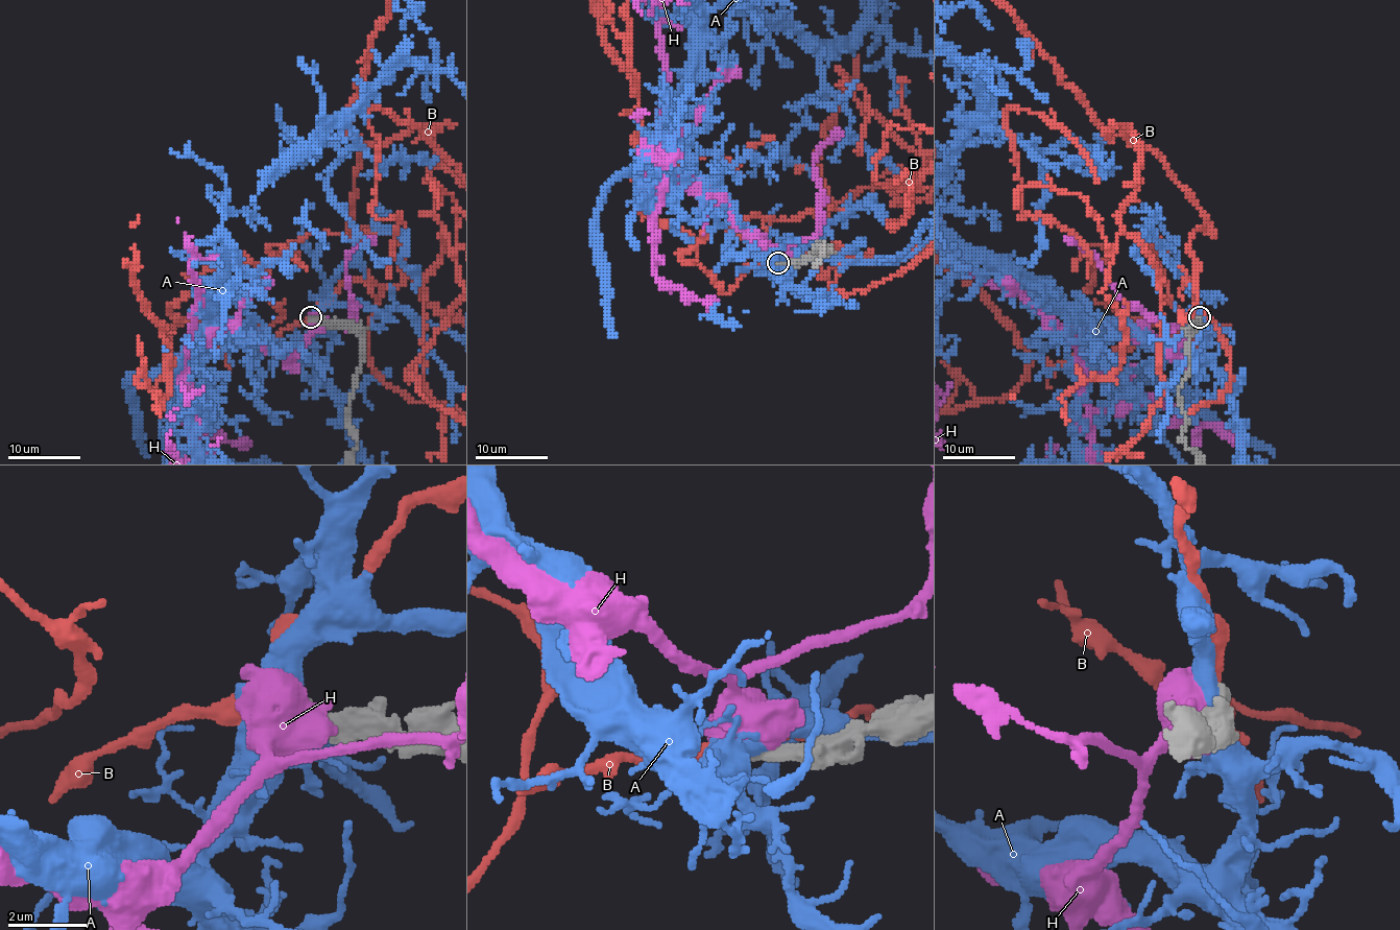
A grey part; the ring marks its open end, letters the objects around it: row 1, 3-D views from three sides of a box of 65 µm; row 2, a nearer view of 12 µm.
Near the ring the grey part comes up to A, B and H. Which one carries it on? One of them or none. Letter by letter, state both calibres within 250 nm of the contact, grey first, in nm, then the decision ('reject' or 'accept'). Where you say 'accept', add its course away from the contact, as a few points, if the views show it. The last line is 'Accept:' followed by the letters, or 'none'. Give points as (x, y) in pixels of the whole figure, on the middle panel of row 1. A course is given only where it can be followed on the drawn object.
A: 480 nm thick on the grey side, 480 nm on the other; reject
B: 360 nm thick on the grey side, 360 nm on the other; reject
H: 360 nm thick on the grey side, 900 nm on the other; reject
Accept: none

